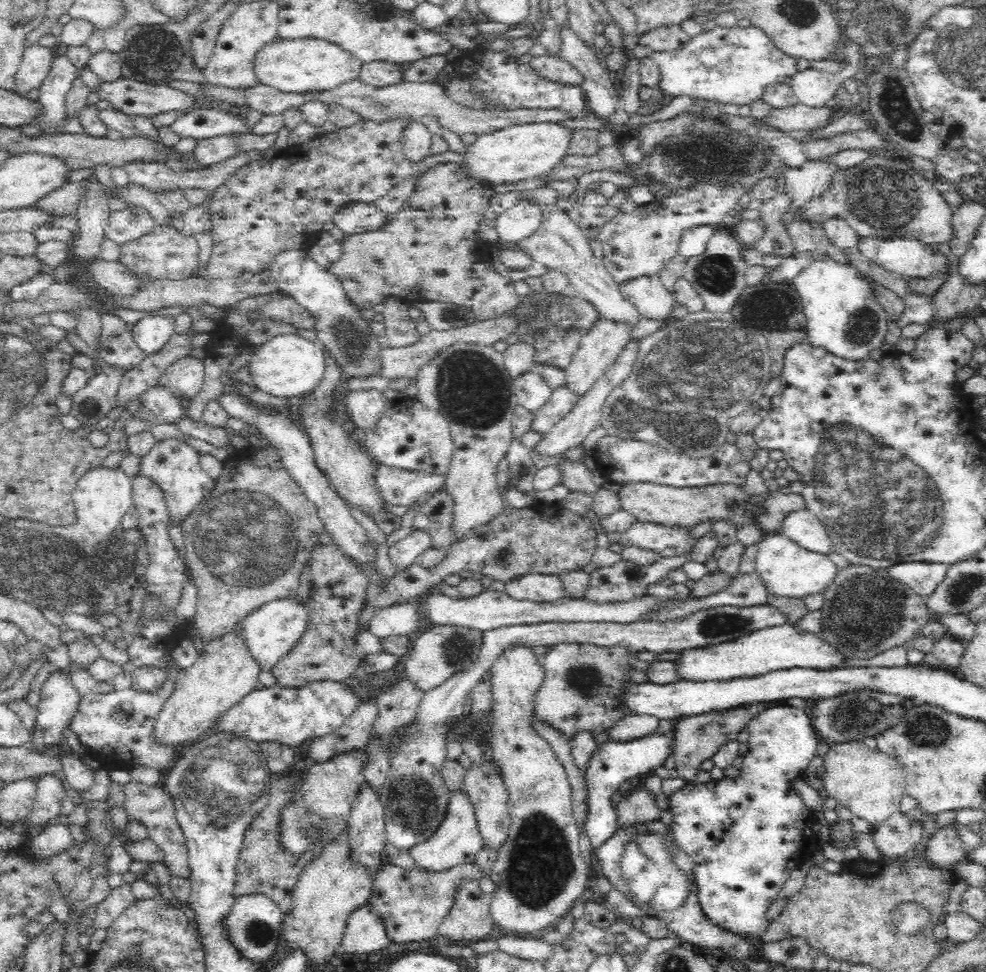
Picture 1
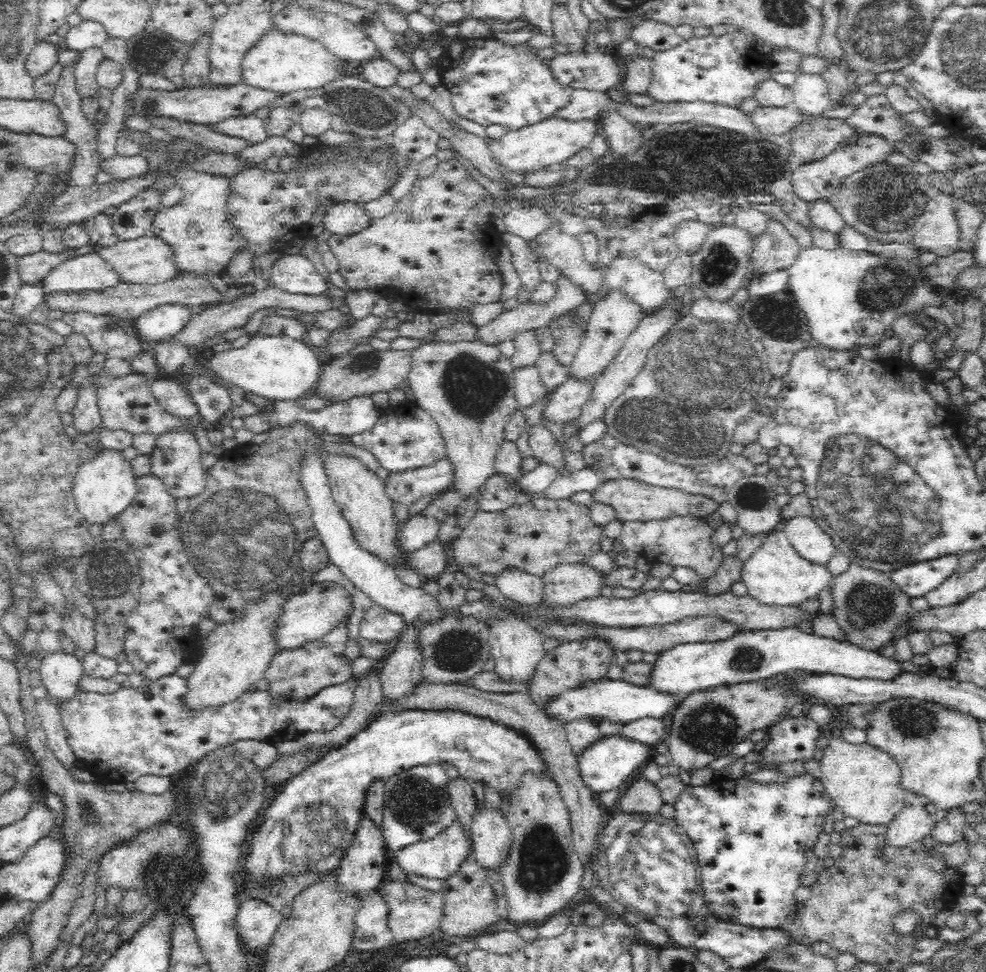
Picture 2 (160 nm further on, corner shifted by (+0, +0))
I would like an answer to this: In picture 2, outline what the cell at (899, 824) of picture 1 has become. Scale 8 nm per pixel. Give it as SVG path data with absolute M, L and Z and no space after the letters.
M907 804L905 808L886 825L886 841L889 846L902 850L910 844L921 843L935 828L936 816L929 815L924 808Z

